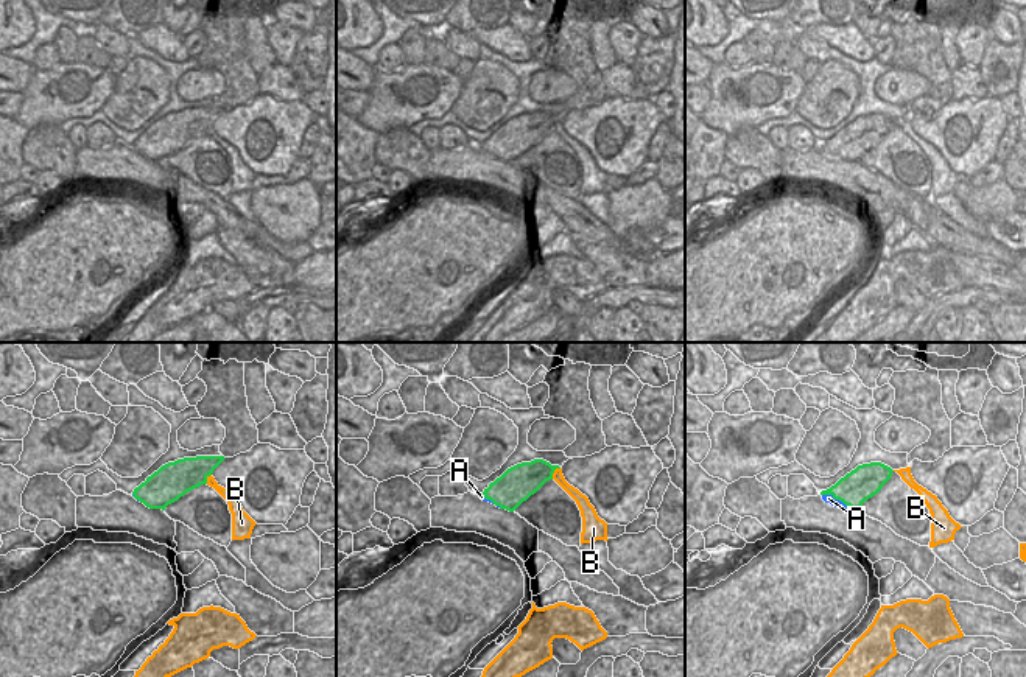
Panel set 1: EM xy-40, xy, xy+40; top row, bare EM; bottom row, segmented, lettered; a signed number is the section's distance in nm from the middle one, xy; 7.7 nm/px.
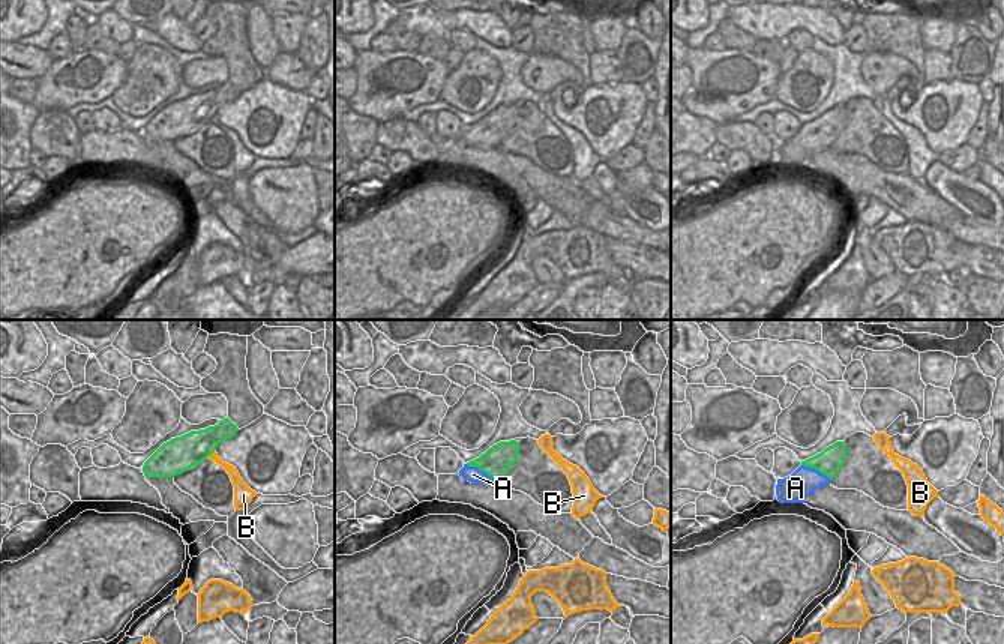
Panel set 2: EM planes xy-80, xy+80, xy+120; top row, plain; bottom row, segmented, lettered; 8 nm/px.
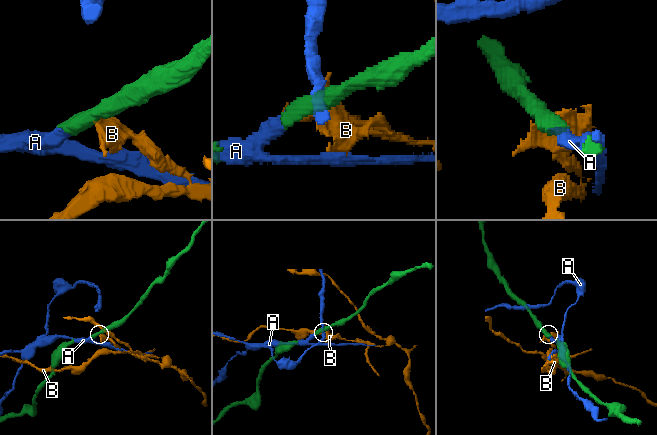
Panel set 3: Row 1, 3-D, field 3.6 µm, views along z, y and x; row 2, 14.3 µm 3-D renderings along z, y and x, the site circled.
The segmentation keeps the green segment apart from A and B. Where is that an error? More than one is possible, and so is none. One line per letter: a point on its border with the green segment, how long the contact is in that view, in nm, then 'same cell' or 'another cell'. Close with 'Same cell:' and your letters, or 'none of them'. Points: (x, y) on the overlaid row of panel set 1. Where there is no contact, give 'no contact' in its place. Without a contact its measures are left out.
A: xy+40 (836, 498) | 260 nm | another cell
B: xy (553, 472) | 120 nm | another cell
Same cell: none of them

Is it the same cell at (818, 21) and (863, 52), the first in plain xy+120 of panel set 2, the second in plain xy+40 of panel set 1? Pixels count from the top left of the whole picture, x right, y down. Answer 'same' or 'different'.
same

